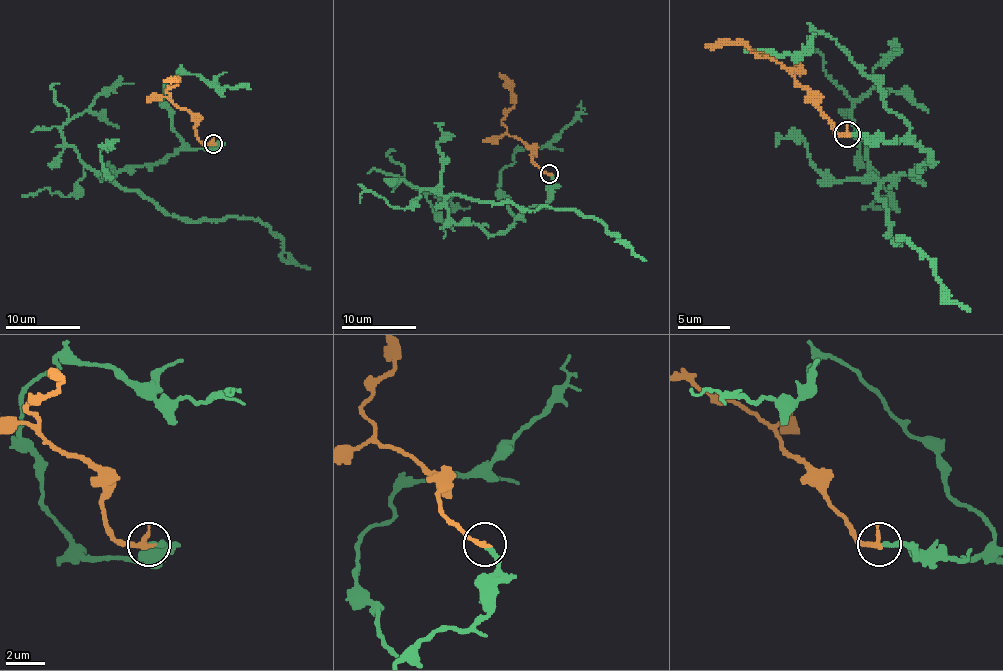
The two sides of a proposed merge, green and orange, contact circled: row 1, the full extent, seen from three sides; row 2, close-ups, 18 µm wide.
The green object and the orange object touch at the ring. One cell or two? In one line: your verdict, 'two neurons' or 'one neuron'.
one neuron

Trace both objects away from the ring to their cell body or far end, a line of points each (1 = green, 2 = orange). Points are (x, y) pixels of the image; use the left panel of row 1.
1: (213, 143), (109, 176), (171, 215), (258, 219), (288, 256), (310, 269)
2: (213, 143), (198, 139), (195, 119), (174, 104), (165, 91), (178, 81), (163, 81)

